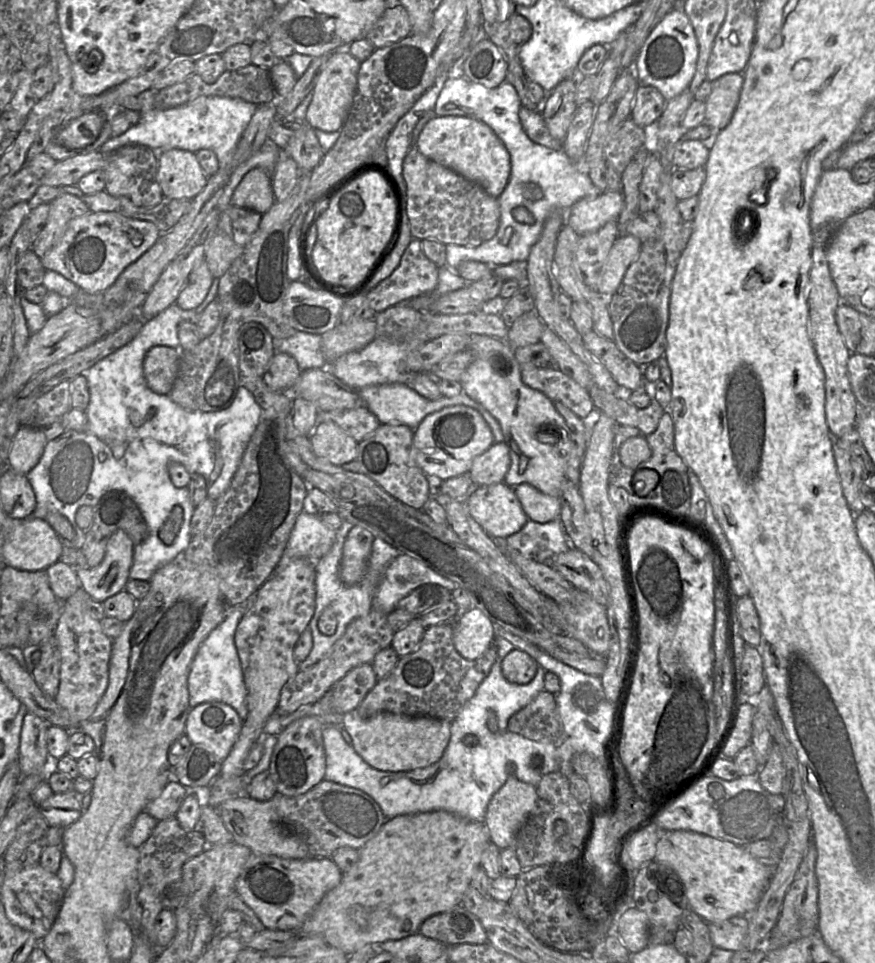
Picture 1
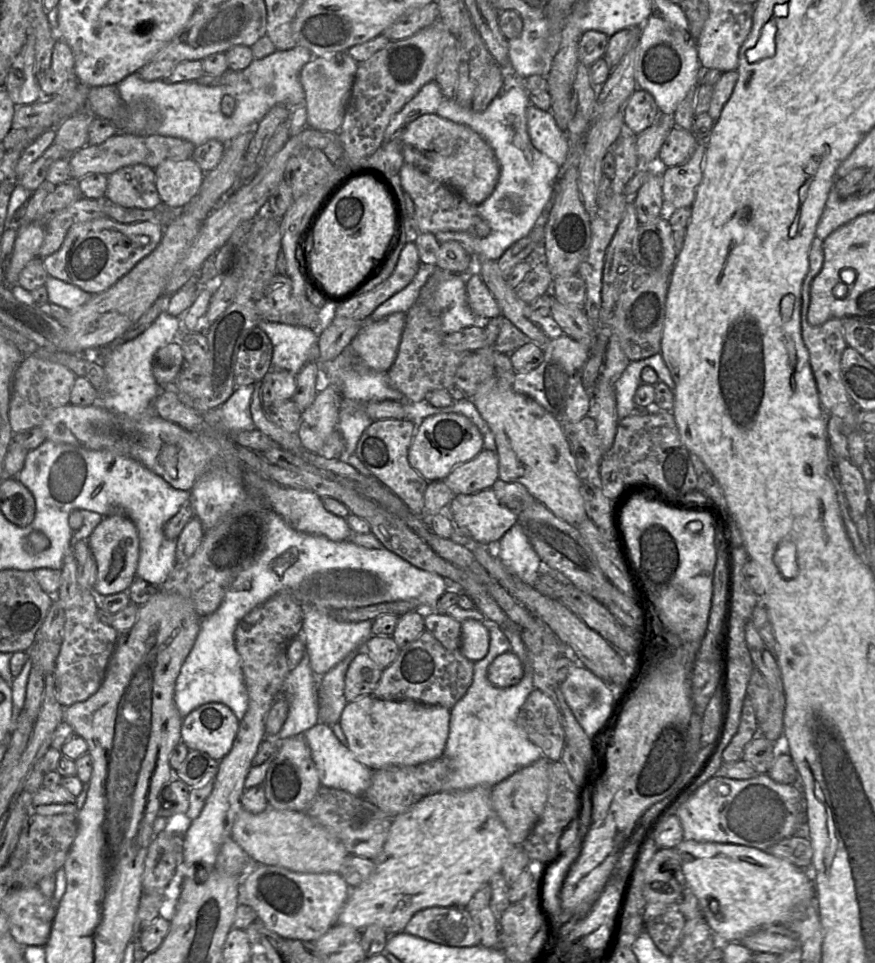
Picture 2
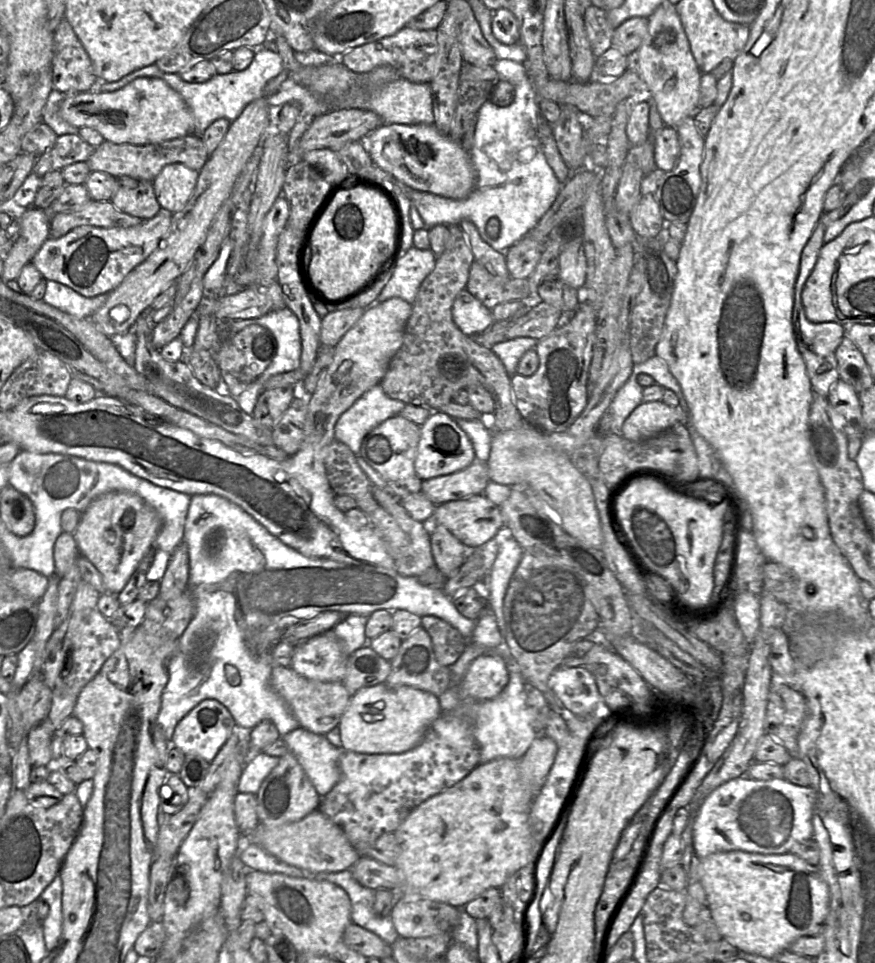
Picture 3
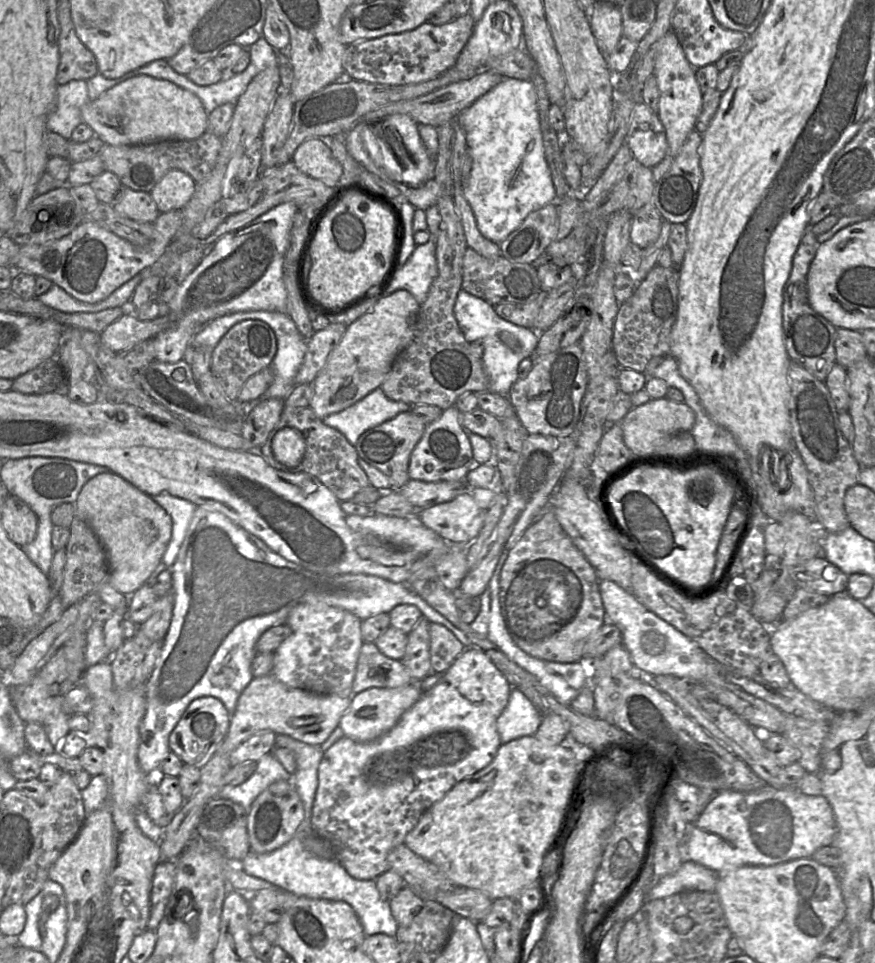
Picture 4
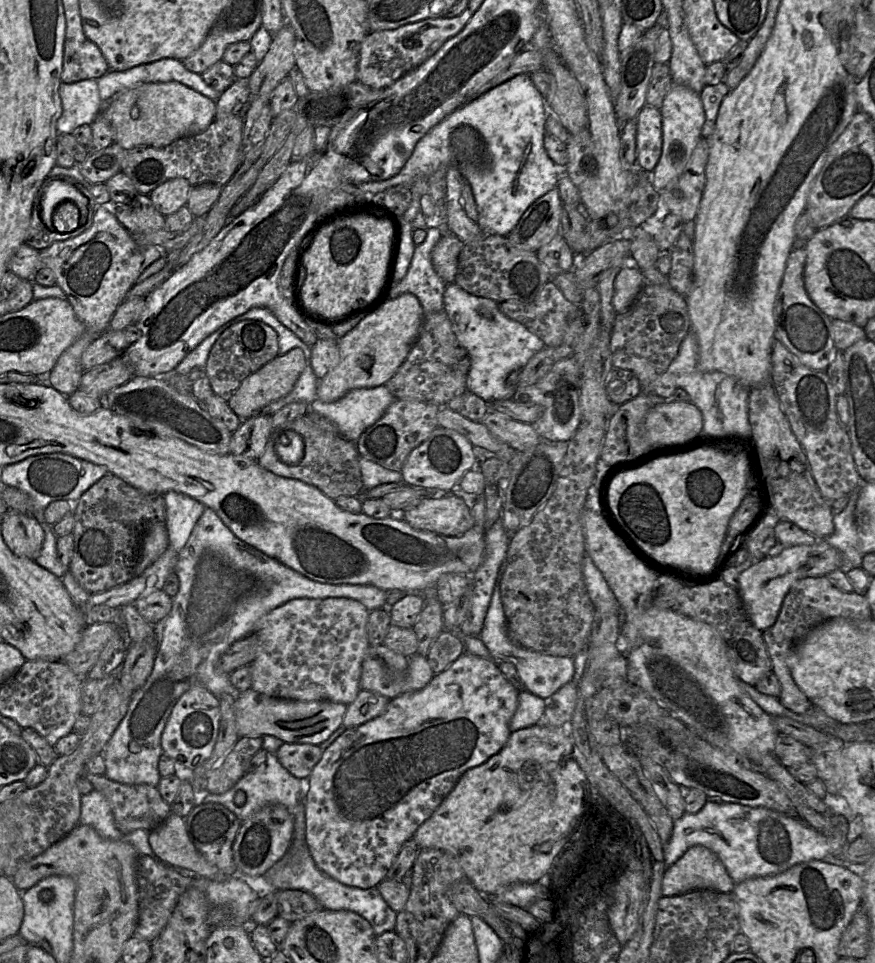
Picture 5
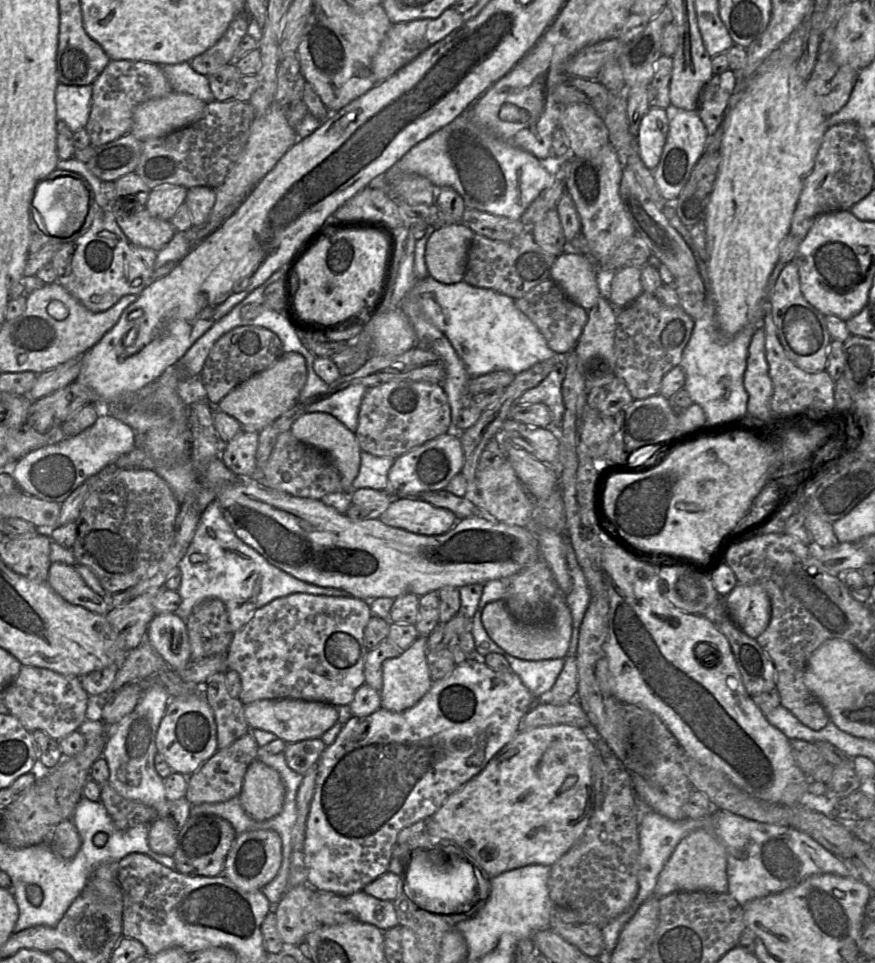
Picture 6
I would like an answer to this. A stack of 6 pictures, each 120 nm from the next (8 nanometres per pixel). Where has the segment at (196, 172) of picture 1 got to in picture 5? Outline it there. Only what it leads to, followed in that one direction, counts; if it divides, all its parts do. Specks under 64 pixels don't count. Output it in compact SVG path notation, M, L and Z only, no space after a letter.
M173 178L155 188L149 197L155 209L166 217L186 206L191 188L185 178Z

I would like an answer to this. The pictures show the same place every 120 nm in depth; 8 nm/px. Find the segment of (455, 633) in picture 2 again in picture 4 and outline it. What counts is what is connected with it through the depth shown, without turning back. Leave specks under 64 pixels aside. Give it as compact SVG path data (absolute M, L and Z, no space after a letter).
M429 623L429 654L432 673L444 673L466 648L446 627Z

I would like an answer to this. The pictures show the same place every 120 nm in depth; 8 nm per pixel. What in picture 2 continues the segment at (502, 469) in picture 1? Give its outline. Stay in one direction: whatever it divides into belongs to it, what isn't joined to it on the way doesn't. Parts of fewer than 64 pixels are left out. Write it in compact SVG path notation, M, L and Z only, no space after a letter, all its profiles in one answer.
M483 449L473 459L455 467L443 480L454 495L491 489L499 479L496 451Z

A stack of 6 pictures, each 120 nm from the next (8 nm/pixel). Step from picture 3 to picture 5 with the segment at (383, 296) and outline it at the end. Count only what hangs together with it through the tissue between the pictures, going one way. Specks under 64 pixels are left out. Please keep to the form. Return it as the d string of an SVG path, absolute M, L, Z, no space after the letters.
M438 227L428 228L426 239L415 248L407 274L390 289L391 298L404 293L416 296L425 315L443 309L447 284L437 275L431 262L432 250L441 237L442 231Z

